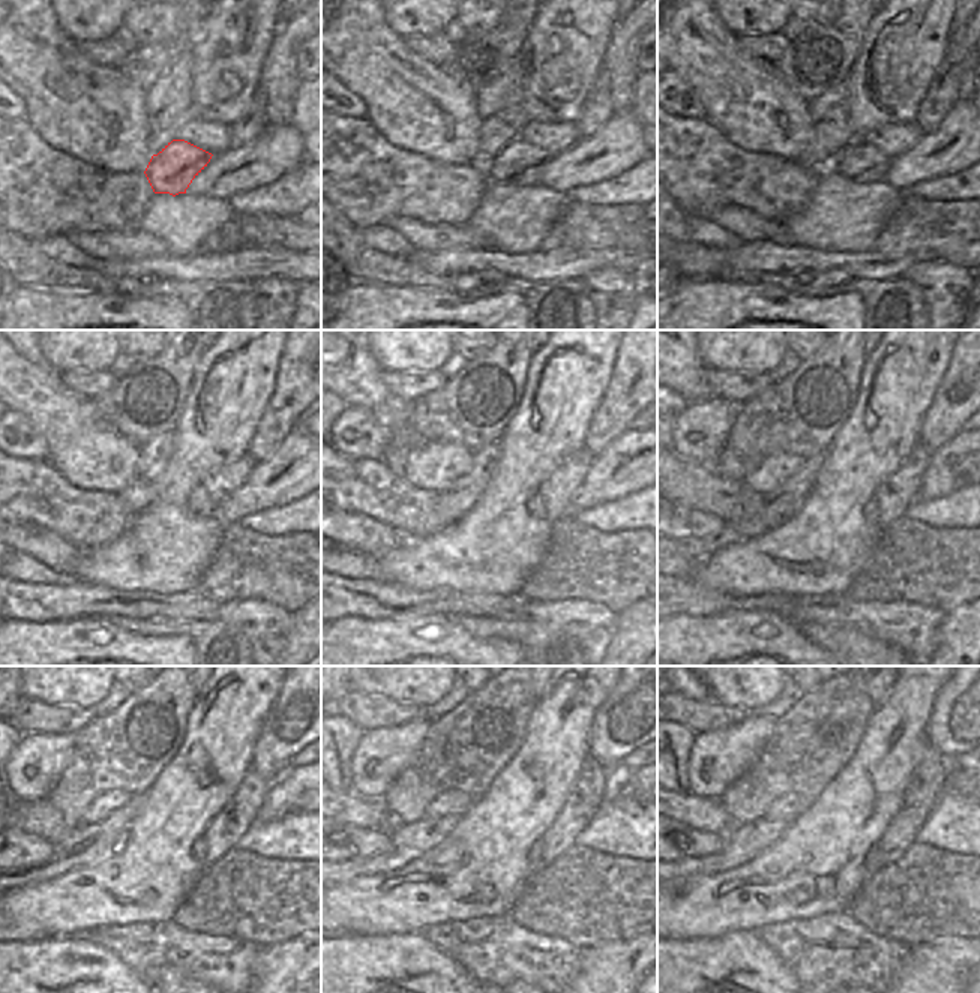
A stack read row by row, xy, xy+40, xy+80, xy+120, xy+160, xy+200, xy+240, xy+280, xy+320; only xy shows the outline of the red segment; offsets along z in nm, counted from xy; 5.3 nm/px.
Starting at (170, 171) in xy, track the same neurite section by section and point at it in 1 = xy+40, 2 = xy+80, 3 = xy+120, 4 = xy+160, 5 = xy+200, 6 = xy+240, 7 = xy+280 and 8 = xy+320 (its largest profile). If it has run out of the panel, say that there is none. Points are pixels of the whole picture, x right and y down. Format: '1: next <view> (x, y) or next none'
1: next xy+40 (520, 162)
2: next xy+80 (860, 162)
3: next xy+120 (200, 504)
4: next xy+160 (535, 506)
5: next xy+200 (871, 510)
6: next xy+240 (200, 845)
7: next xy+280 (536, 849)
8: next xy+320 (871, 857)

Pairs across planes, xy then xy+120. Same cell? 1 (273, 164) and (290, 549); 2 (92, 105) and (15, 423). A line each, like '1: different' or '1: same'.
1: different
2: different

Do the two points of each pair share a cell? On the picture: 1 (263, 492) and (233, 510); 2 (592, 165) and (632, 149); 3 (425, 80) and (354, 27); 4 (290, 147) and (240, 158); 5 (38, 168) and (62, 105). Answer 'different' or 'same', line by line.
1: same
2: same
3: same
4: same
5: different

